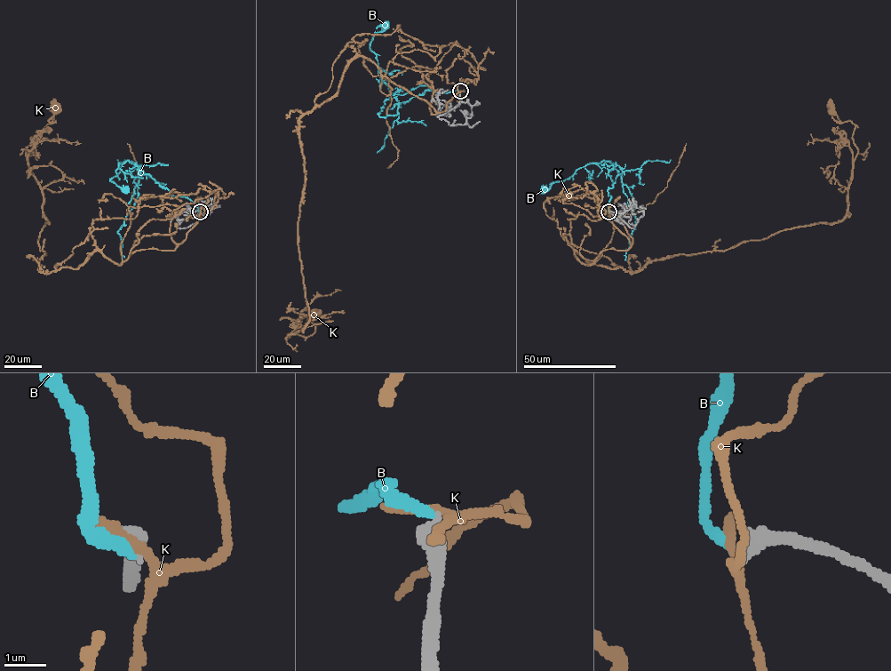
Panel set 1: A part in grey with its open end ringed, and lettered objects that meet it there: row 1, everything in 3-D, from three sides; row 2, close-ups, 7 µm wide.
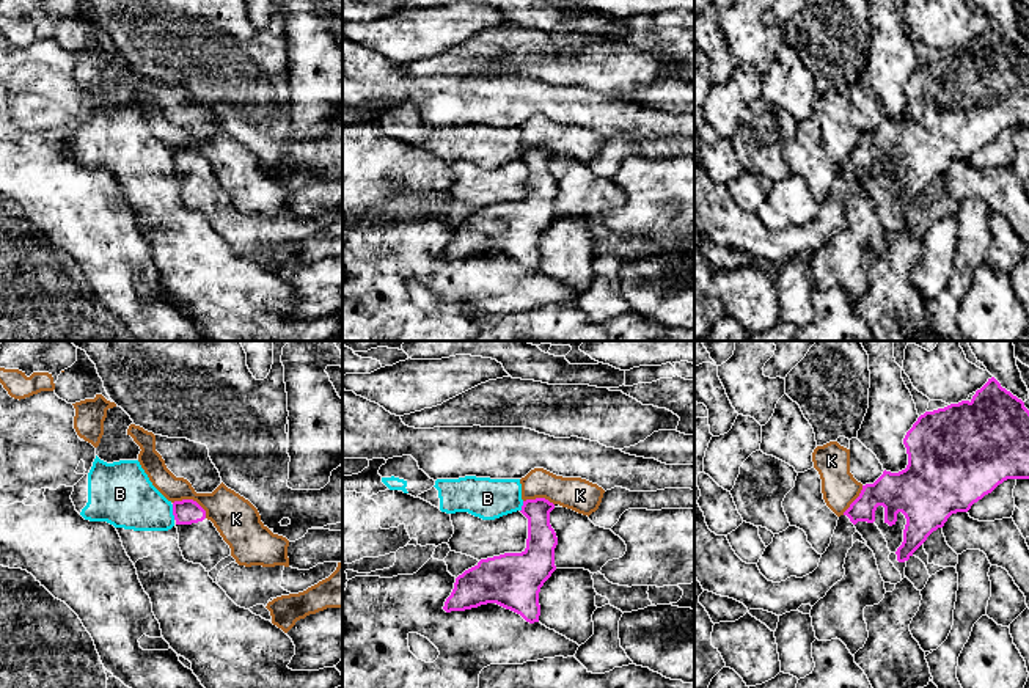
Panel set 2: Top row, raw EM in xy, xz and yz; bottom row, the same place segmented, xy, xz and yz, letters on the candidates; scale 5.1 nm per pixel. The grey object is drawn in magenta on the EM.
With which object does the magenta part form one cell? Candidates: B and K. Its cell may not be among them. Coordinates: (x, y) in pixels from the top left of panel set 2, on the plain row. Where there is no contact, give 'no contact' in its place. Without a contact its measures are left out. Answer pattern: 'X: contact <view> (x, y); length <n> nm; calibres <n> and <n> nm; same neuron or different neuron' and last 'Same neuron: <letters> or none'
B: contact xy (173, 161); length 80 nm; calibres 130 and 300 nm; different neuron
K: contact xy (192, 148); length 190 nm; calibres 130 and 220 nm; different neuron
Same neuron: none

